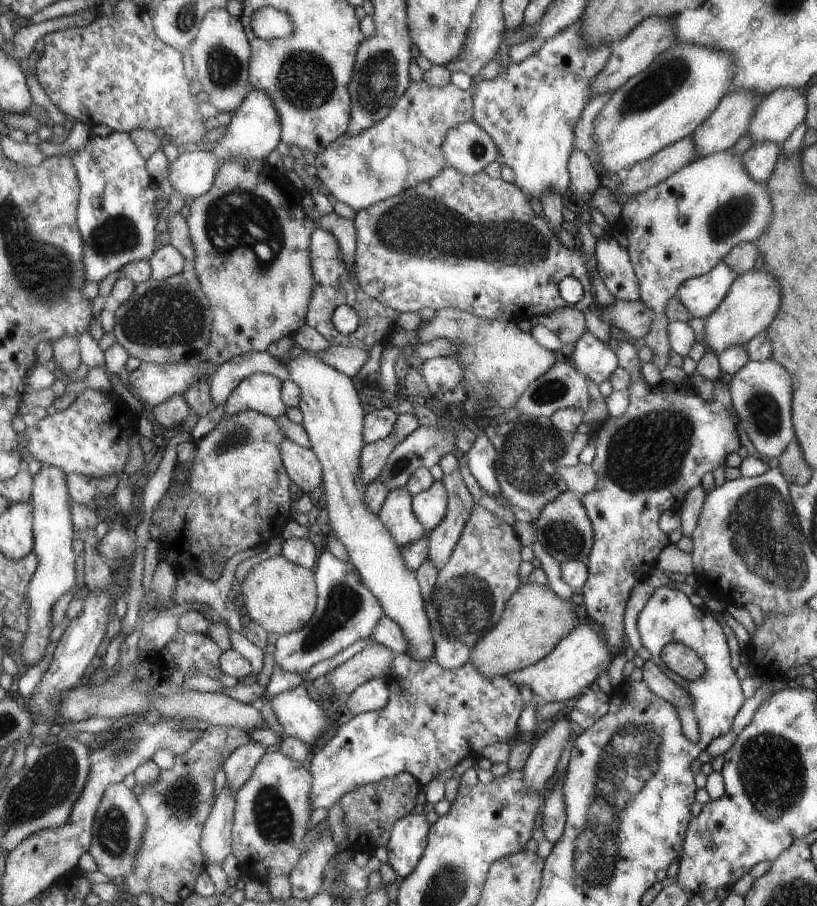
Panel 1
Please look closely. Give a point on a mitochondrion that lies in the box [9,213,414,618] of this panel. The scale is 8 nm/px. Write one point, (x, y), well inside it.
(133, 326)

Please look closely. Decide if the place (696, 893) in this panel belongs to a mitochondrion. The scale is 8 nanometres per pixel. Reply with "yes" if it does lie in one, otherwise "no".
no

